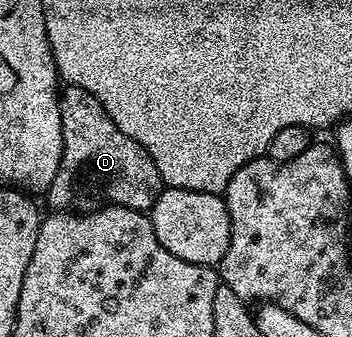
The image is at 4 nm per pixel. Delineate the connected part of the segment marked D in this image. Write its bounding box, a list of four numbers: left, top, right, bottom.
[45,85,164,212]

